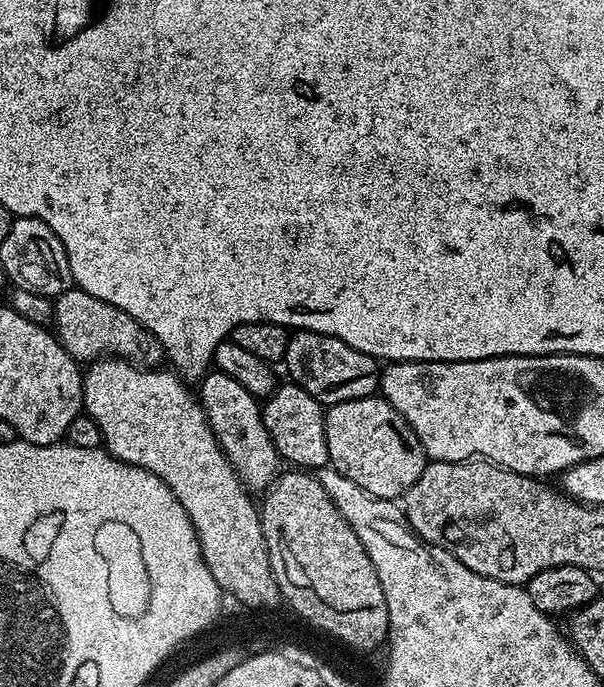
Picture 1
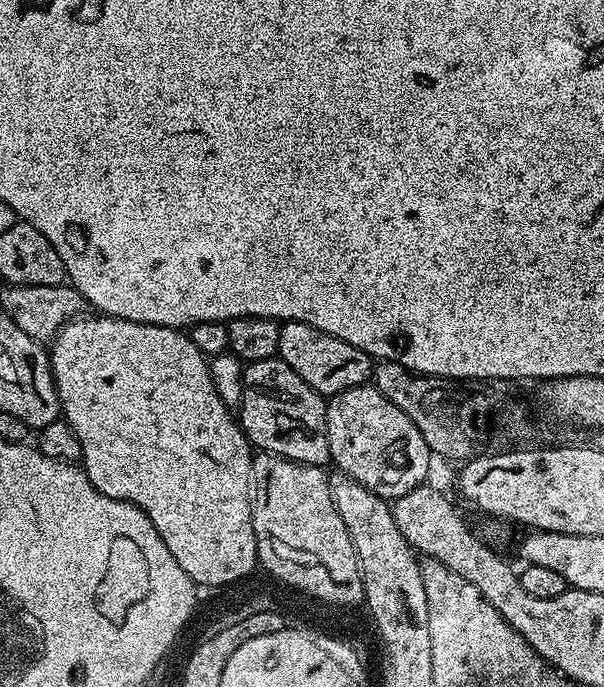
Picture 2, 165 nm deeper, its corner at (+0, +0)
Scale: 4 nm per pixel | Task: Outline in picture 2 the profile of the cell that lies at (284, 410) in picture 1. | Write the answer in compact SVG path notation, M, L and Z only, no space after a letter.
M259 360L245 367L238 419L253 449L273 452L300 464L327 465L330 460L327 409L325 397L306 386L284 360Z

